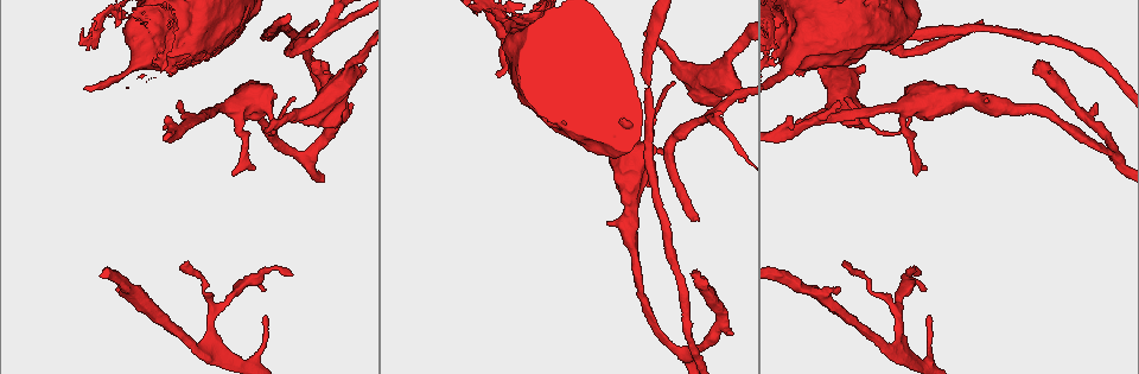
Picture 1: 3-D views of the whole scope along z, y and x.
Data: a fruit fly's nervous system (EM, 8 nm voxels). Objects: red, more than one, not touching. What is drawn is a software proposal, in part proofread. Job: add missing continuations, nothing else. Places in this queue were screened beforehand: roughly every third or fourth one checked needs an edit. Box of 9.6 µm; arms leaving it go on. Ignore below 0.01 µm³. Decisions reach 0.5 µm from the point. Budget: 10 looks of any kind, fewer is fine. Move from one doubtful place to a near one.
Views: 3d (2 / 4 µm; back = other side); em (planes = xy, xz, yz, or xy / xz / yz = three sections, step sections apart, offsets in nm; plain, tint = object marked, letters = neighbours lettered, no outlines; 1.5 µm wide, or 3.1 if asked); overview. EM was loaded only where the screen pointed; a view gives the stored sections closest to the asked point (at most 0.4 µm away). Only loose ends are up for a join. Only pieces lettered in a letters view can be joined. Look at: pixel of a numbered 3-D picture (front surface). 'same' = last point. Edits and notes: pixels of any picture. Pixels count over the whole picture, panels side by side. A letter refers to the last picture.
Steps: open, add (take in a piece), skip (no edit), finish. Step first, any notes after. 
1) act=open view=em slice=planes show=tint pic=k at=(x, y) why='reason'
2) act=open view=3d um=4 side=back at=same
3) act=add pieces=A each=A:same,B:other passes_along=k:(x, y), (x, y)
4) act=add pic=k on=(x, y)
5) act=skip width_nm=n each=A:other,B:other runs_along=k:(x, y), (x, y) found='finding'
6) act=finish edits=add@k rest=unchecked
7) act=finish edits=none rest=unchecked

act=open view=em slice=xz step=8 show=plain pic=1 at=(184, 266) why='tapers out'

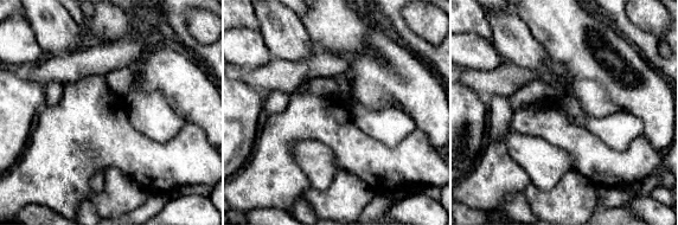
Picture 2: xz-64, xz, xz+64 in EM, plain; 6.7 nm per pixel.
act=open view=em slice=xz step=8 show=letters at=same

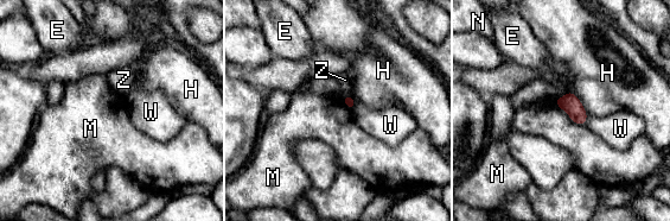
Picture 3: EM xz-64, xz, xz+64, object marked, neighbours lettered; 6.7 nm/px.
act=skip width_nm=70 each=E:other,H:other,M:other,N:other,W:other,Z:other border=3:(554, 101), (573, 121), (585, 125) found='no lettered piece goes on from it'

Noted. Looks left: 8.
act=open view=em slice=planes show=letters pic=1 at=(697, 220) why='free end'

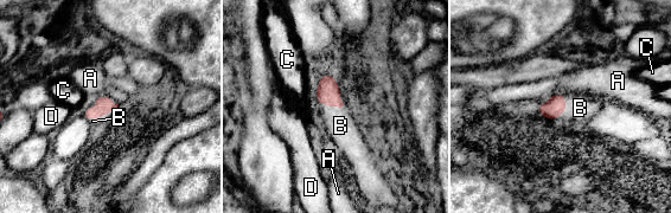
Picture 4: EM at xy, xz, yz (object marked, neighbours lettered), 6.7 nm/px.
act=add pieces=B width_nm=120 each=A:other,B:same,C:other,D:other passes_along=4:(555, 105), (564, 108), (580, 108) found='it goes on there'

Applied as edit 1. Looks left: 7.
act=open view=3d um=4 pic=1 at=(645, 33) why='free end'

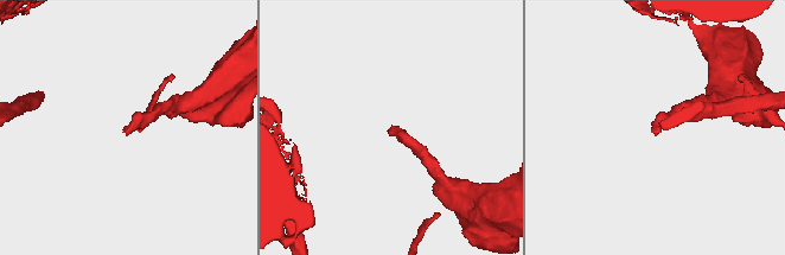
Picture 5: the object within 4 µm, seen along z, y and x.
act=open view=em slice=xz step=8 show=letters pic=5 at=(392, 131)

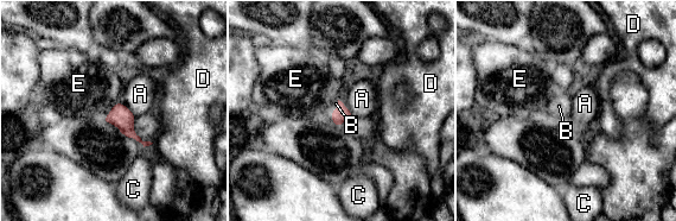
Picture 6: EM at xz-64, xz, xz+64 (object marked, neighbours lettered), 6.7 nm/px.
act=open view=em slice=planes show=letters at=same why='another direction'

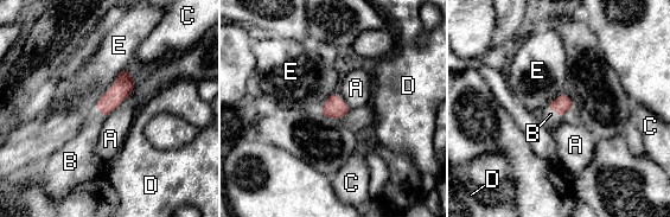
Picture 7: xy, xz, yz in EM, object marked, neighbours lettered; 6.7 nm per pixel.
act=add pieces=B width_nm=120 each=A:other,B:same,C:other,D:other,E:other passes_along=7:(563, 103), (555, 109), (550, 114) found='it goes on there'

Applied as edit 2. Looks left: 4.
act=open view=overview why='redraw'

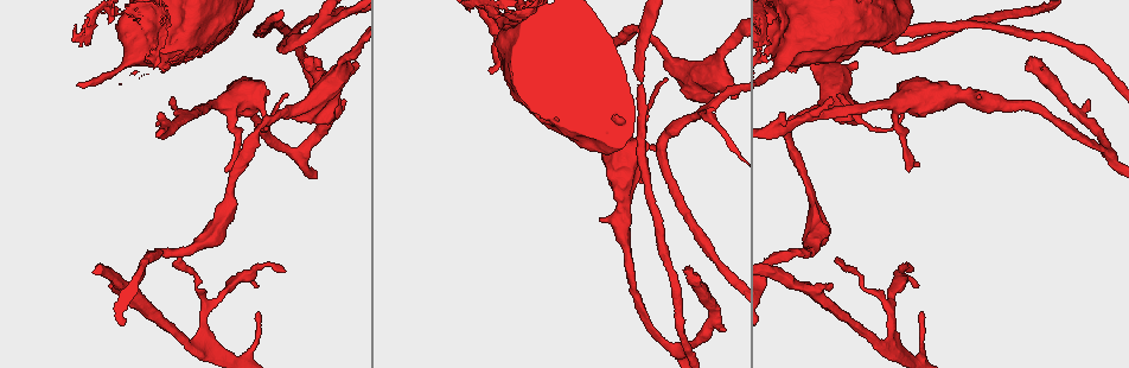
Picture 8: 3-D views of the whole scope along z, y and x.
act=open view=3d um=4 pic=8 at=(1090, 101) why='an open end'

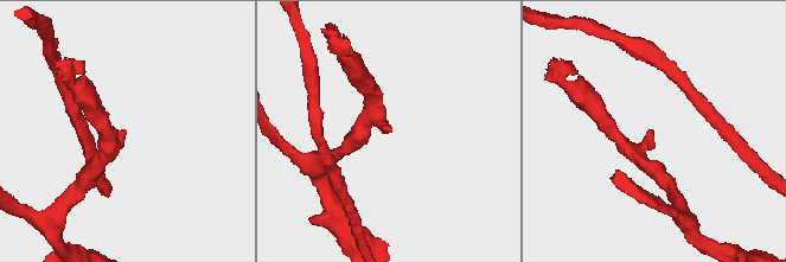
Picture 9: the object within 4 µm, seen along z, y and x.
act=open view=em slice=xz step=4 show=tint pic=9 at=(390, 129) why='now the EM'

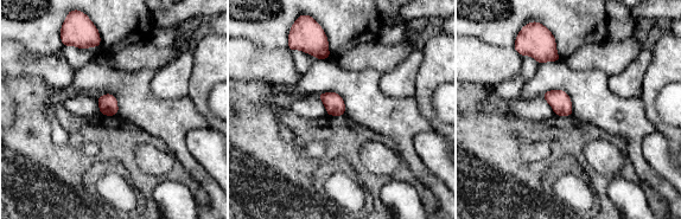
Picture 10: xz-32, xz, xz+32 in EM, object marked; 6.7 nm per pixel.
act=open view=em slice=planes show=letters at=same

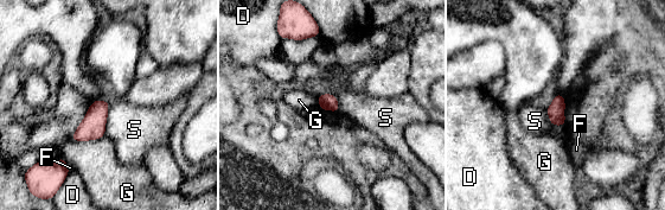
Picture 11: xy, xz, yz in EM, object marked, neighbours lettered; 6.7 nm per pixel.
act=skip each=D:other,F:other,G:other,S:other found='no lettered piece goes on from it'

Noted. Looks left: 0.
act=finish edits=add@4,add@7 rest=unchecked

